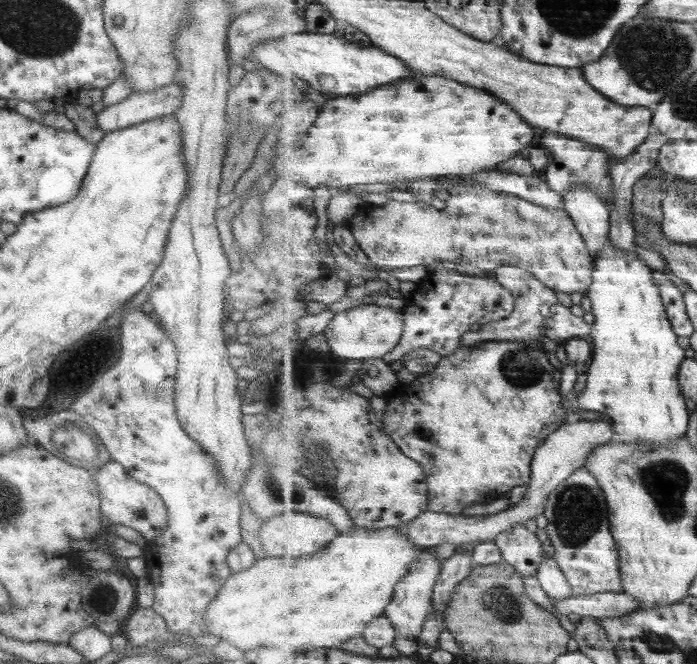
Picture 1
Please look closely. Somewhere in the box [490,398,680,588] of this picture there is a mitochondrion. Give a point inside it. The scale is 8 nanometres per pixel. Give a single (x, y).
(579, 512)

